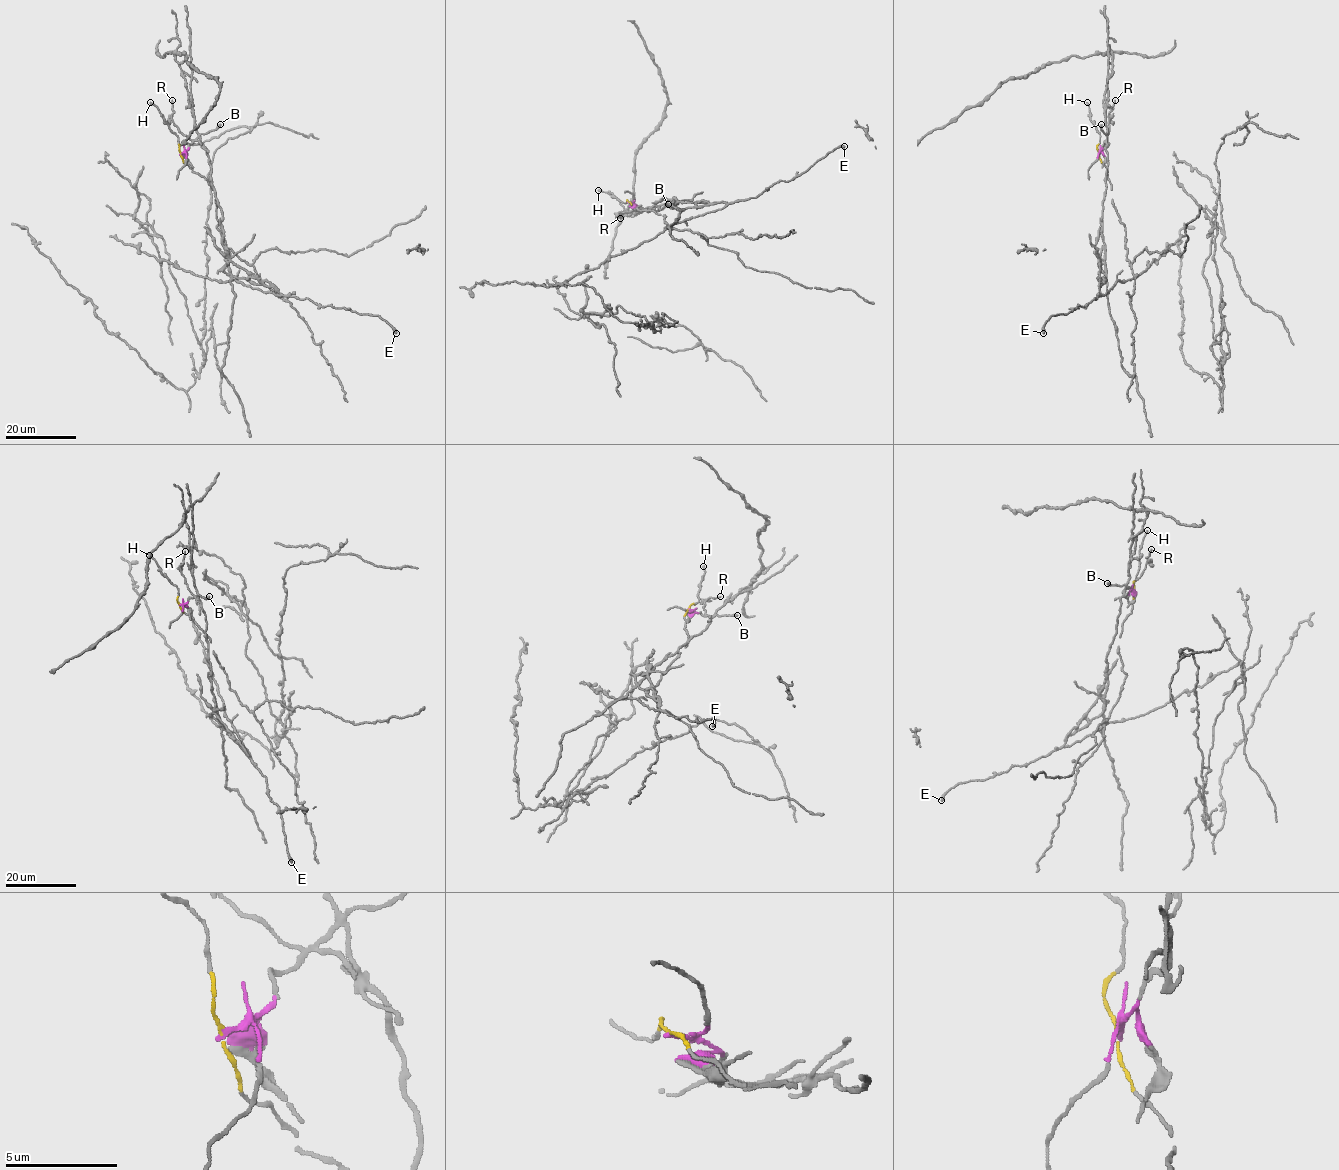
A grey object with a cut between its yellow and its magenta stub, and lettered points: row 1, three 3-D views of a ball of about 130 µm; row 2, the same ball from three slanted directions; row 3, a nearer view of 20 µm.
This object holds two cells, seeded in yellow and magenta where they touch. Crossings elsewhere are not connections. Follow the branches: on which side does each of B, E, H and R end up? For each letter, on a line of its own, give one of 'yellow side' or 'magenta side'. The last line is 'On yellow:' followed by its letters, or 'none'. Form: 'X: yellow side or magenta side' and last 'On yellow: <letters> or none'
B: magenta side
E: magenta side
H: yellow side
R: magenta side
On yellow: H

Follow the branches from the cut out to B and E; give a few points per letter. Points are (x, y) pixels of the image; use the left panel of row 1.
B: (180, 153), (202, 134), (216, 129), (220, 124)
E: (180, 153), (200, 137), (223, 216), (225, 259), (267, 281), (282, 294), (378, 315), (396, 333)

